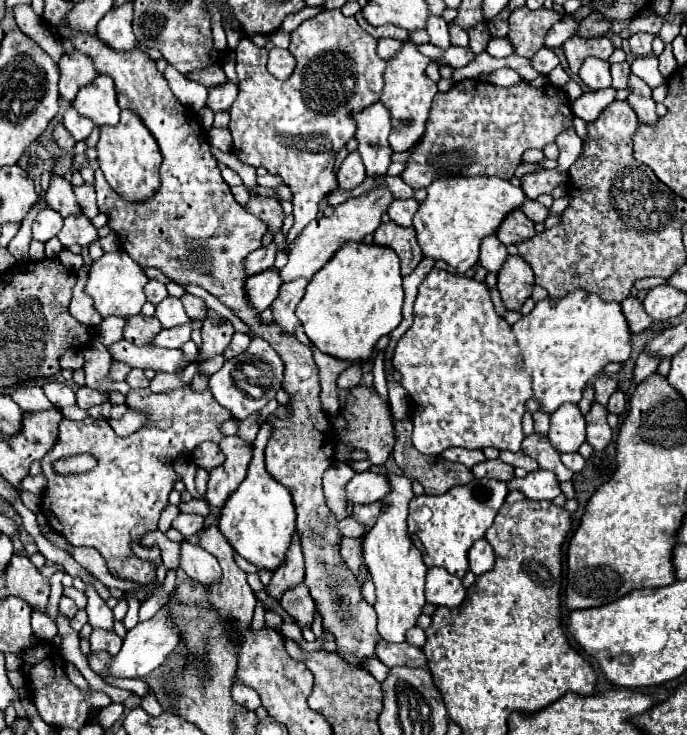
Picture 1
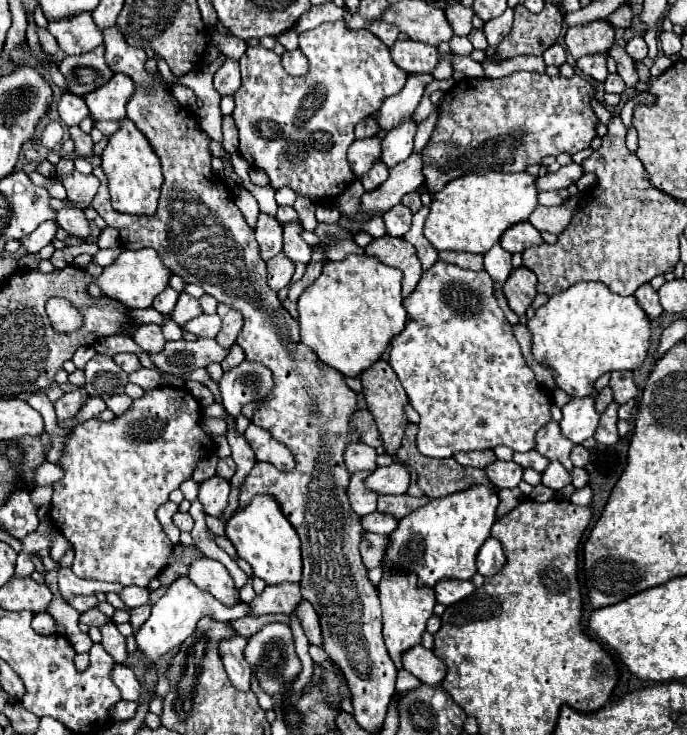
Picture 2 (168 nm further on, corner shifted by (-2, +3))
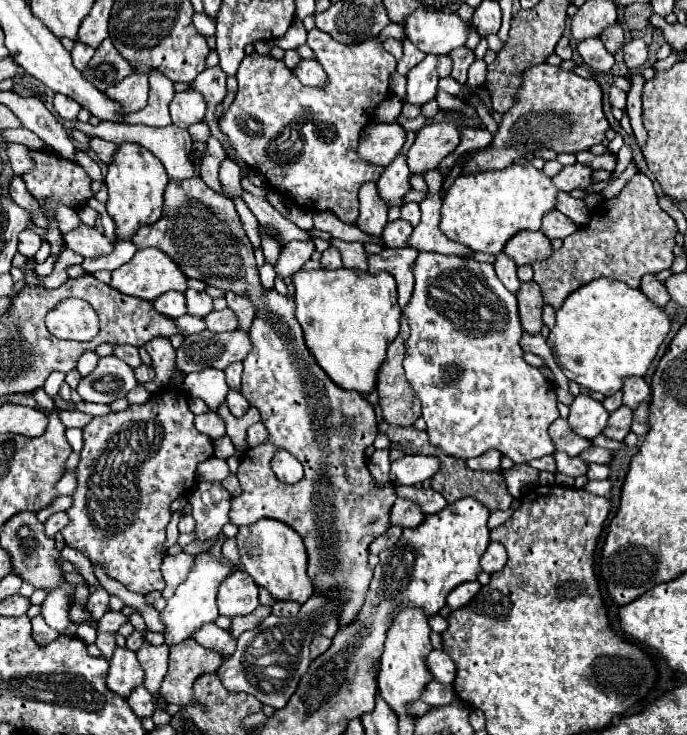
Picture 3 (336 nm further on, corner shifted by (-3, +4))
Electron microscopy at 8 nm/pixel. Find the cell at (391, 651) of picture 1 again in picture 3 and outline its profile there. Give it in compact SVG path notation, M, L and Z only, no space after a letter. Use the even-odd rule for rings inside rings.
M432 651L428 657L430 671L434 673L434 679L444 685L452 685L456 679L456 665L444 651Z

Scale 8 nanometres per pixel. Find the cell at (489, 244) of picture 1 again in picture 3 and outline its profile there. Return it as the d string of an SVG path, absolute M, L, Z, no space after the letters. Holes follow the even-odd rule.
M500 253L500 255L496 255L494 269L496 269L498 279L504 283L504 287L506 287L510 293L518 293L518 289L520 289L520 279L516 277L516 263L514 263L508 255Z

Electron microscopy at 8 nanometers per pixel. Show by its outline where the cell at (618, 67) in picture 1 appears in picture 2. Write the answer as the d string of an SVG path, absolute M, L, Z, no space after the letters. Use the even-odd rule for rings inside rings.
M617 72L615 74L609 74L607 80L605 80L605 92L617 92L617 94L621 94L623 90L625 90L623 78Z

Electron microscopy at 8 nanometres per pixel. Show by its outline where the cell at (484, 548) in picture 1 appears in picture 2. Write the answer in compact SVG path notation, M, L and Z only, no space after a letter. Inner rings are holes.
M487 538L477 554L477 572L487 578L487 576L497 574L503 564L505 564L505 554L499 540Z

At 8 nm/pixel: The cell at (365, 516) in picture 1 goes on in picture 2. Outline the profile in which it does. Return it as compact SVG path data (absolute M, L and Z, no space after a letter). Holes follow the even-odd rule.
M399 494L399 496L379 496L377 498L377 510L379 512L385 512L385 514L391 514L393 518L401 520L405 518L407 514L411 514L415 508L423 506L423 502L427 502L429 498L423 496L423 498L413 498L409 494Z

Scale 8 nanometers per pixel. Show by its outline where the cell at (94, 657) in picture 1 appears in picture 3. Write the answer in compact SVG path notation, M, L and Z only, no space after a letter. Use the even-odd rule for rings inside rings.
M146 687L136 689L136 691L128 697L128 703L130 703L130 707L134 709L134 713L136 713L140 719L152 717L154 711L156 711L154 697L152 697L152 693L150 693Z

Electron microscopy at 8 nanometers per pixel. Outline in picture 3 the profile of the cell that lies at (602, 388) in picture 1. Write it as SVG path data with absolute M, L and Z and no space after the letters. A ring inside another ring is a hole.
M630 377L630 381L626 381L626 387L622 389L624 393L624 405L628 405L630 409L636 409L642 401L646 401L650 397L650 387L646 385L646 381L642 377Z

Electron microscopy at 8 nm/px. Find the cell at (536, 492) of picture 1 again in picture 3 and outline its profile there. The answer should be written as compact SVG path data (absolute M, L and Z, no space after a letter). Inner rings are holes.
M562 451L556 453L556 465L558 465L558 471L560 473L572 475L572 477L578 477L578 475L586 475L588 473L588 463L586 461L582 461L580 457L568 457Z

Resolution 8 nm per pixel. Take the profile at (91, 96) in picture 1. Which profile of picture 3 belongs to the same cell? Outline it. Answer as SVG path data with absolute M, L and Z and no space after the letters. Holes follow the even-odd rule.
M132 73L130 77L126 77L126 81L120 81L118 85L110 87L106 95L114 97L114 101L122 101L122 105L126 105L126 113L132 113L146 107L148 91L150 91L148 77Z

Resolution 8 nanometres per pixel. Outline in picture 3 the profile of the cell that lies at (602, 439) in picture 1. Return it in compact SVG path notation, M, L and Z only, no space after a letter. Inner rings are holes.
M622 405L614 413L610 413L610 419L608 419L608 425L604 429L604 435L610 437L610 439L622 441L630 433L630 425L632 425L632 411L626 405Z

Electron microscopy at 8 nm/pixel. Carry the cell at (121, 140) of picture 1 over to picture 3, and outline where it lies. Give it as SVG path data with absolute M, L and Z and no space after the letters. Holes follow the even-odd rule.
M122 143L114 161L108 165L104 183L108 187L106 211L116 223L116 241L130 241L140 227L152 225L162 217L164 189L168 185L168 177L160 159L156 159L148 149L136 143Z

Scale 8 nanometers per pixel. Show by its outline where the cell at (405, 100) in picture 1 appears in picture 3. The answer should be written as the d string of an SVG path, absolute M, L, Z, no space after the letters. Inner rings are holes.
M398 155L392 161L392 165L384 169L376 185L378 185L378 197L386 203L386 207L400 207L404 203L404 195L412 189L406 157Z

